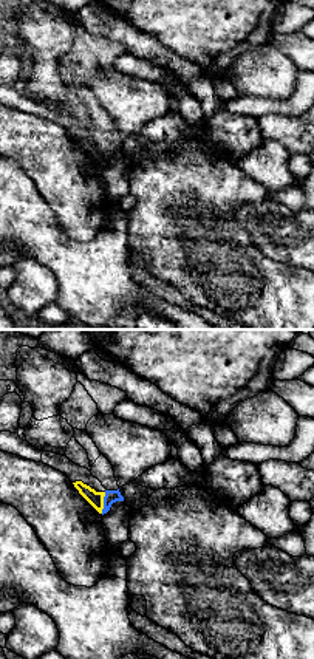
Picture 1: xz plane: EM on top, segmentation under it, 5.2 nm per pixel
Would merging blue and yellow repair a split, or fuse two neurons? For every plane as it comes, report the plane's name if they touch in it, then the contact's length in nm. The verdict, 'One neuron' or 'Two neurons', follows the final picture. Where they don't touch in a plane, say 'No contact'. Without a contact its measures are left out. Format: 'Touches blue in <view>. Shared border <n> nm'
Touches blue in xz. Shared border 110 nm

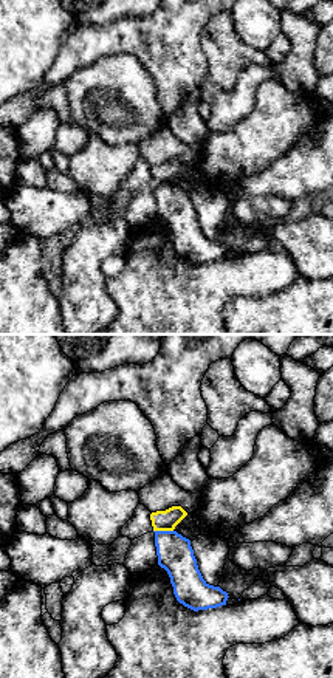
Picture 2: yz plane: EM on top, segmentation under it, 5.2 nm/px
Touches blue in yz. Shared border 100 nm

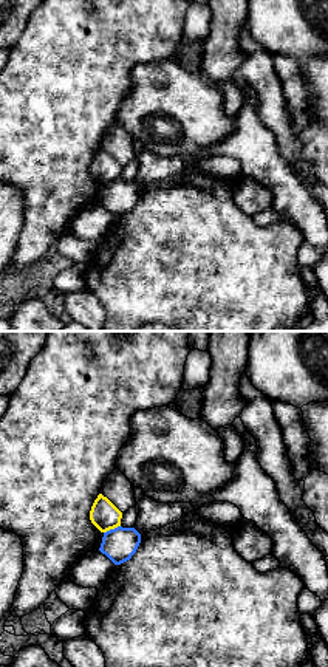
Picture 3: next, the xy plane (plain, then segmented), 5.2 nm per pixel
Touches blue in xy. Shared border 100 nm

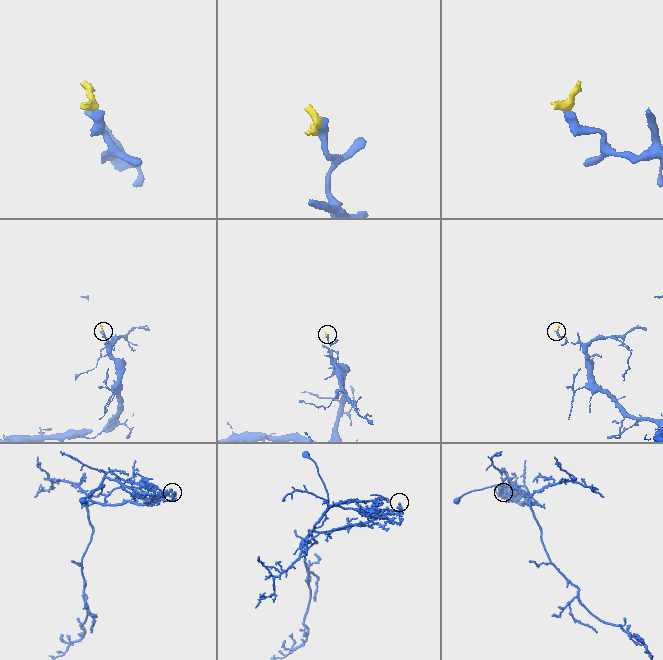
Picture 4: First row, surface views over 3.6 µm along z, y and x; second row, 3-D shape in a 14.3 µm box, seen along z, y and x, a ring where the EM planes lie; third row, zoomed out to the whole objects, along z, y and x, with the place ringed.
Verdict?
Two neurons

